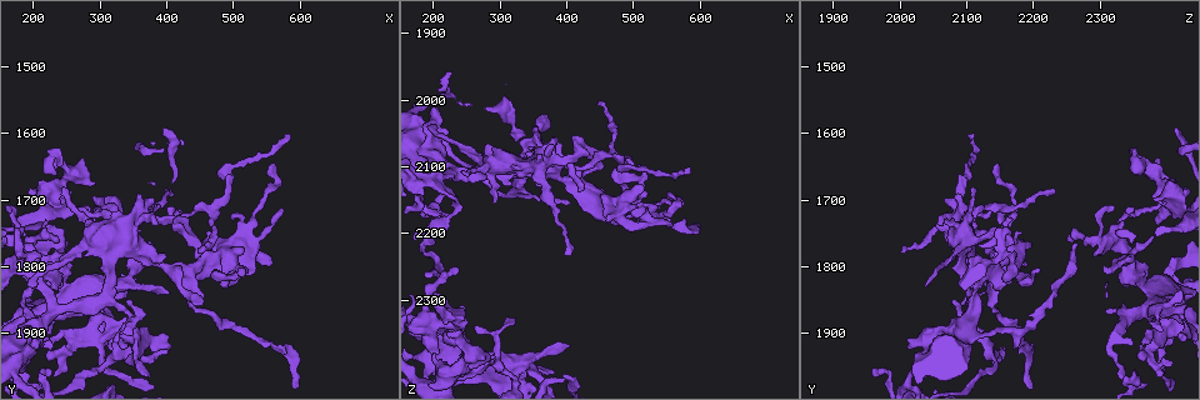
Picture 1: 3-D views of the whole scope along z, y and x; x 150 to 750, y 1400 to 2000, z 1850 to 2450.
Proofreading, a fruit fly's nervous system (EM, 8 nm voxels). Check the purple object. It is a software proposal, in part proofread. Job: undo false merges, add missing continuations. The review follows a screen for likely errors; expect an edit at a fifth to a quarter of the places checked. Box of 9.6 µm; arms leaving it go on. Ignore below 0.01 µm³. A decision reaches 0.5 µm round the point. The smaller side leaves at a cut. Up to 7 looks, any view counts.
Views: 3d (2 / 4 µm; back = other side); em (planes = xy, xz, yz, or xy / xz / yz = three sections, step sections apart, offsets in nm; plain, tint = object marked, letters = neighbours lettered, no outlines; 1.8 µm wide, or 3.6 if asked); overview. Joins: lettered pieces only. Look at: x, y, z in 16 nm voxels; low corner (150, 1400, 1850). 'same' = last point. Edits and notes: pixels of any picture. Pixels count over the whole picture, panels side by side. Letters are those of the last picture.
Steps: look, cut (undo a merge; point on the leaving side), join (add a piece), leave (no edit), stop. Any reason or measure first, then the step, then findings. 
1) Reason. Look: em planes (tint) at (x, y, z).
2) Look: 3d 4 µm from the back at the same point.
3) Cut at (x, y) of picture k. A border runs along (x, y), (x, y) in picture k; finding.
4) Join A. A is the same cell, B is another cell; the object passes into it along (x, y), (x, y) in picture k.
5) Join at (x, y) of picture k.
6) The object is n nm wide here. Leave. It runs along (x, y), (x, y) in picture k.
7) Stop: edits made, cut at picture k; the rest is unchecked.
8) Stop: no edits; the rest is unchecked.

Branch stops here. Look: 3d 2 µm at (220, 1920, 2170).

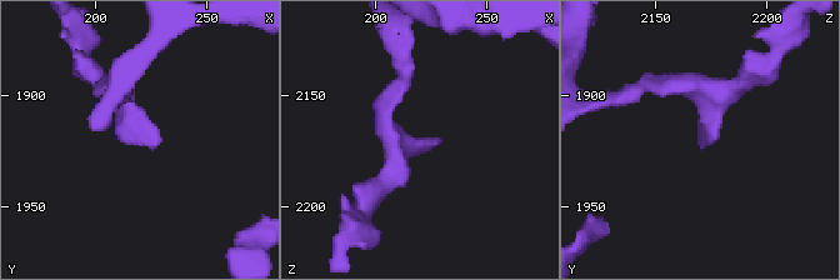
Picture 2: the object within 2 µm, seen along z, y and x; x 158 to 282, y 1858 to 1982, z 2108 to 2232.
Need the tissue. Look: em planes (letters) at (215, 1921, 2172).

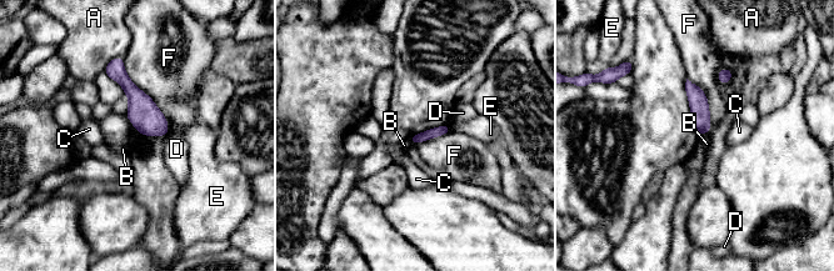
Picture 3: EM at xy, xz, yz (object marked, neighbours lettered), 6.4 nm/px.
The object is 70 nm wide here; the longest contact is with F, 600 nm. Leave. A, B, C, D, E and F are other cells; no lettered piece goes on from it.

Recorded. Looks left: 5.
Closes a loop. Look: em 3.6 µm planes (letters) at (515, 1740, 2155).

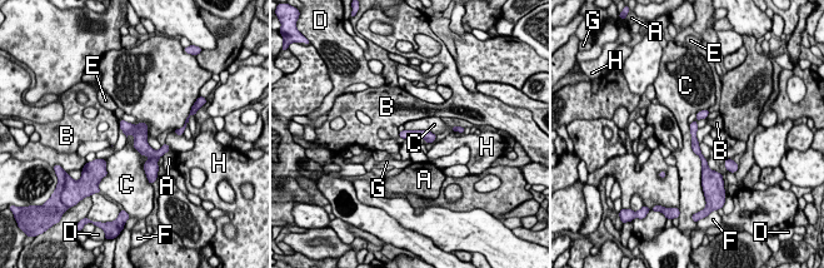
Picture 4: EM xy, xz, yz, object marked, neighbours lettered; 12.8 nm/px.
The object is 100 nm wide here. Leave. A, B, C, D, E, F, G and H are other cells; it runs along (702, 113), (694, 123), (694, 145), (704, 164) in picture 4; all the same cell.

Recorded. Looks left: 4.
Narrows sharply. Look: 3d 4 µm at (530, 1910, 2180).

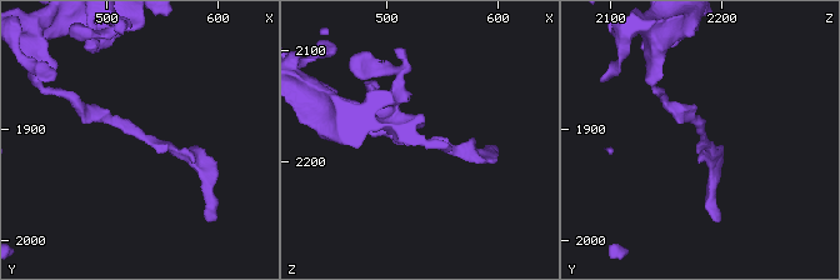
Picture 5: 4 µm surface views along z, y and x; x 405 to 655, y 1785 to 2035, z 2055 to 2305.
Look: em xz step 4 (tint) at (532, 1904, 2182).

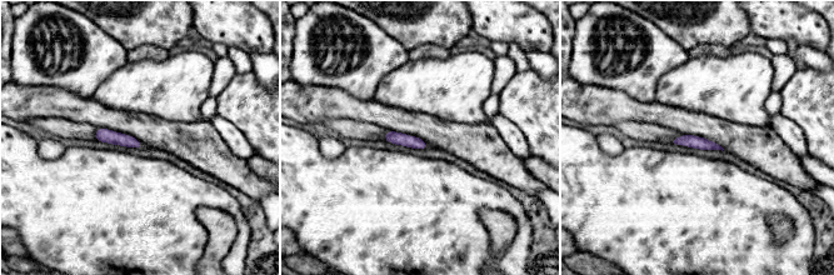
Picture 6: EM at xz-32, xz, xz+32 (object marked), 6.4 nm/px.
Look: em planes (letters) at the same point.

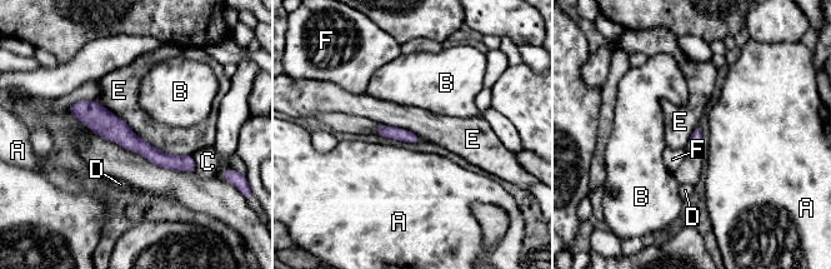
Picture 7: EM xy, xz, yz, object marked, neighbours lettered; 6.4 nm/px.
Leave. A, B, C, D, E and F are other cells; it runs along (71, 108), (155, 157), (191, 168) in picture 7; continuous, no second cell.

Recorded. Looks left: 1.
Stop: no edits; the rest is unchecked.

